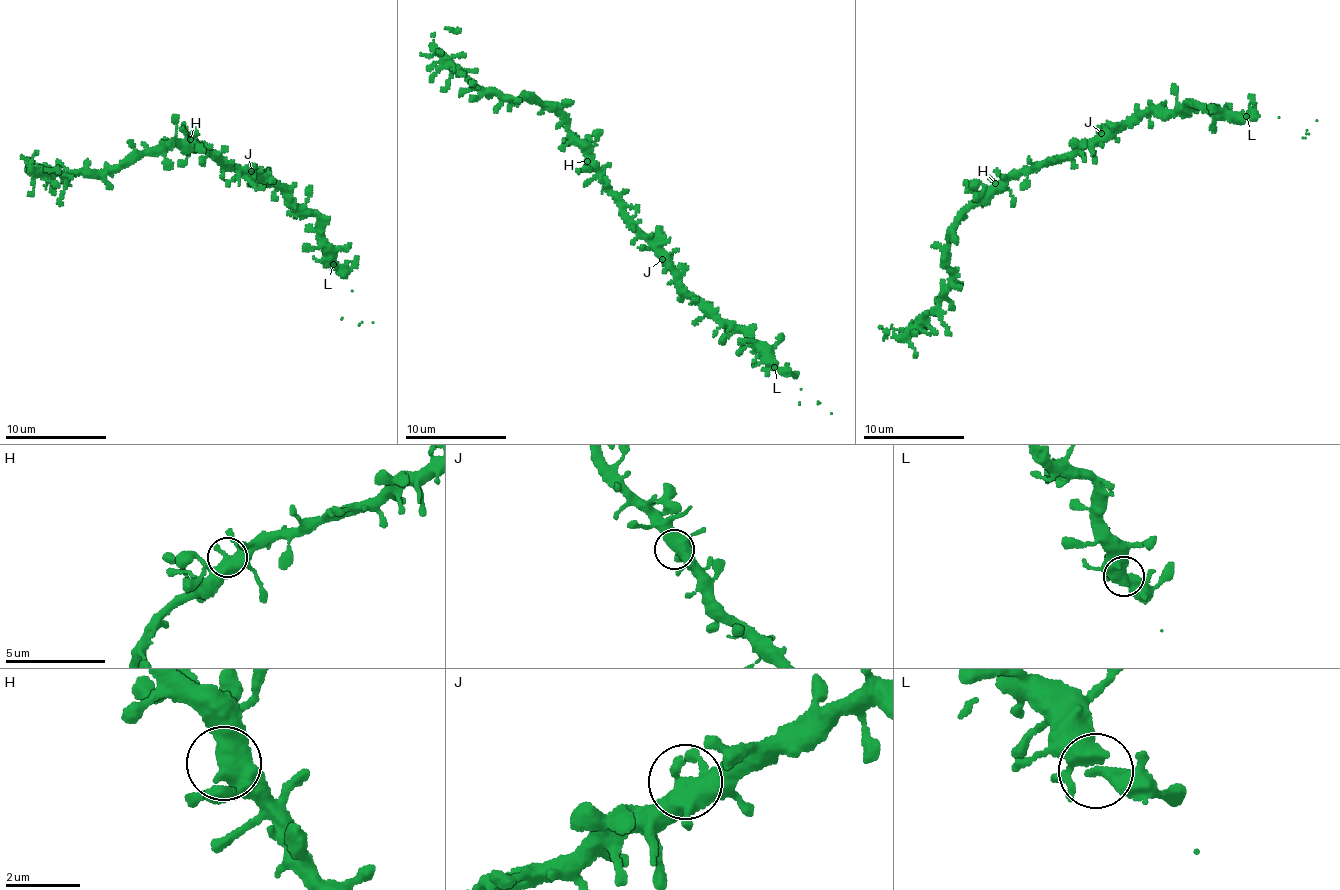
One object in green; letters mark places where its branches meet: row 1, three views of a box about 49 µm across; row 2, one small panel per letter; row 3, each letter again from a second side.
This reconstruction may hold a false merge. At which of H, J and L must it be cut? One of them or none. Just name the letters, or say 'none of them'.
none of them

